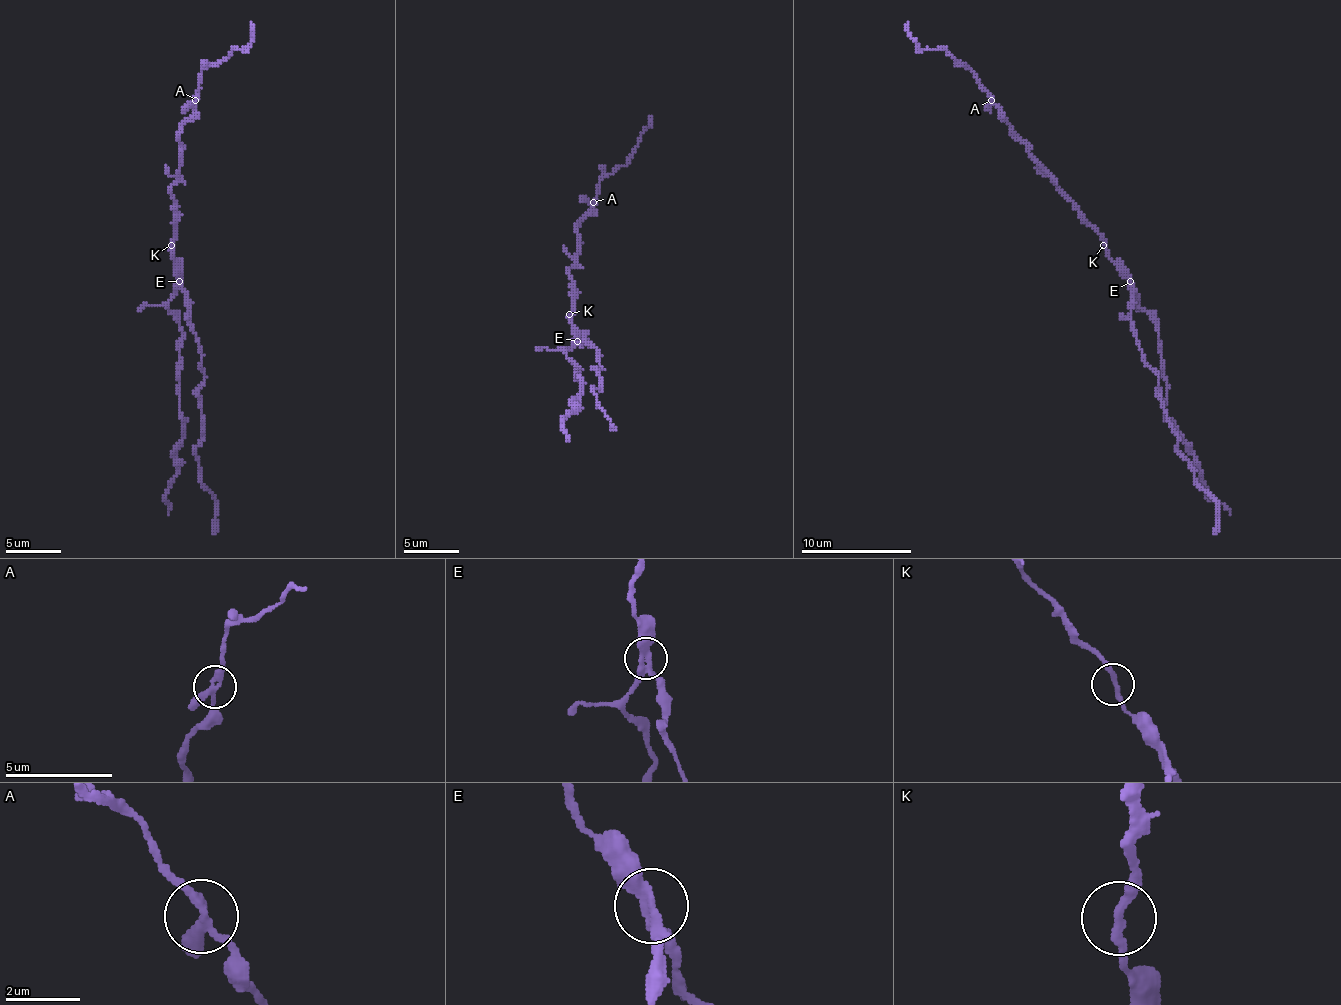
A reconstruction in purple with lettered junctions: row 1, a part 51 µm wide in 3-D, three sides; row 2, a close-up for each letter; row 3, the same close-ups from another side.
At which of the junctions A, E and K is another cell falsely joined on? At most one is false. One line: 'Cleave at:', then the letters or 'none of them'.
Cleave at: E

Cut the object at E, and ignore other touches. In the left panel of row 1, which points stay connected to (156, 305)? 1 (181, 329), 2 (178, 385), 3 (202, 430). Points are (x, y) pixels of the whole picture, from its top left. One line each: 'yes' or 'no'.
1: yes
2: yes
3: no

